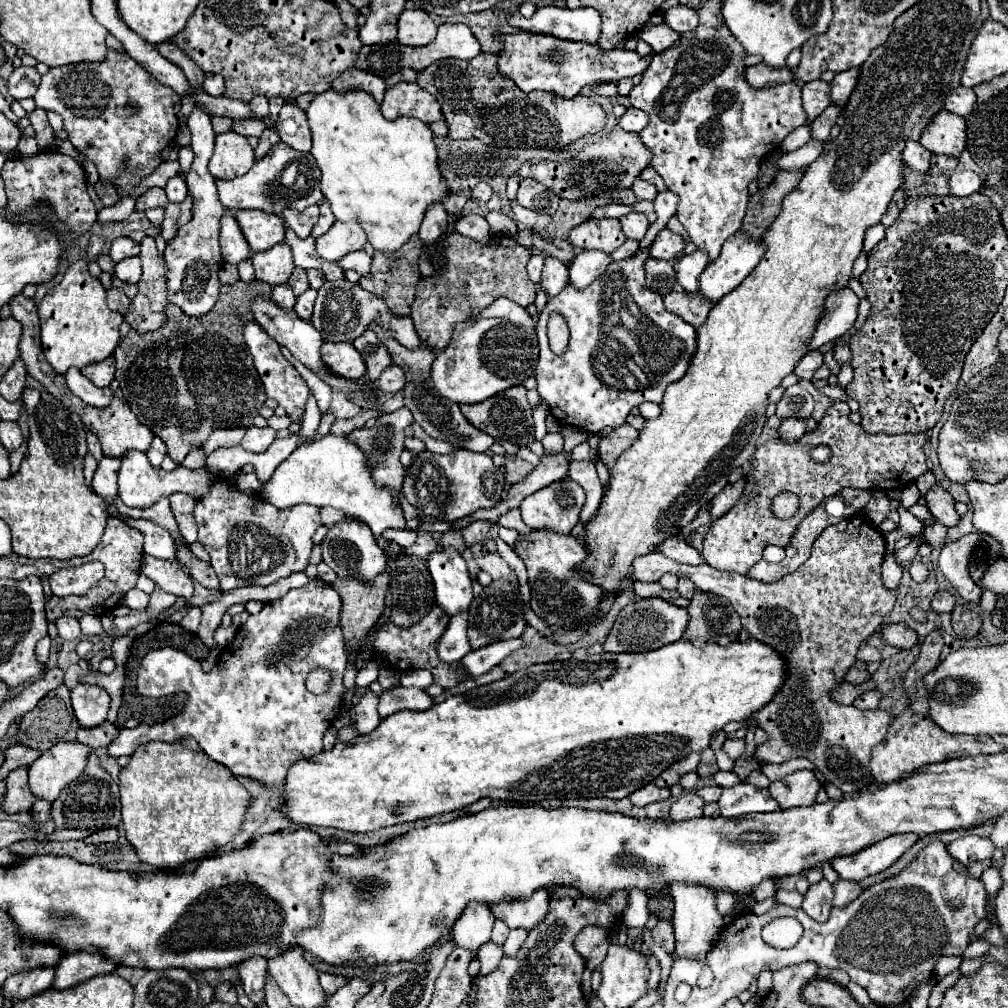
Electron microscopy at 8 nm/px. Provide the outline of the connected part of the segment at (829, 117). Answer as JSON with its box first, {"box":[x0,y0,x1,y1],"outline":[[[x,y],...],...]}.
{"box":[812,104,842,142],"outline":[[[830,104],[824,114],[820,114],[814,122],[812,122],[812,136],[826,142],[830,138],[830,128],[836,124],[838,116],[842,114],[842,110],[836,104]]]}

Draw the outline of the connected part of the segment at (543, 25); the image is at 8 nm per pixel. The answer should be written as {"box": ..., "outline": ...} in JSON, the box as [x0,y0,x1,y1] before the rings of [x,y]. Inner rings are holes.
{"box":[514,6,600,44],"outline":[[[542,6],[532,18],[516,16],[520,22],[514,24],[522,30],[532,30],[540,34],[550,34],[564,40],[586,40],[596,44],[600,38],[600,14],[594,8],[562,8],[562,6]]]}

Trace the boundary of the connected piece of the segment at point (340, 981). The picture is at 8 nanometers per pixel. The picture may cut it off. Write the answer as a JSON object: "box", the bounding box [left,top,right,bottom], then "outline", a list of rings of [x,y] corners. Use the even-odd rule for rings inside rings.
{"box":[320,974,348,996],"outline":[[[320,974],[320,984],[324,988],[324,992],[330,996],[334,994],[338,988],[342,988],[348,982],[348,978],[344,976],[334,976],[334,974]]]}

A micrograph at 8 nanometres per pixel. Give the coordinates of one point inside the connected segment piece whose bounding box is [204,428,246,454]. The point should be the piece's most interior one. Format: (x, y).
(231, 436)

